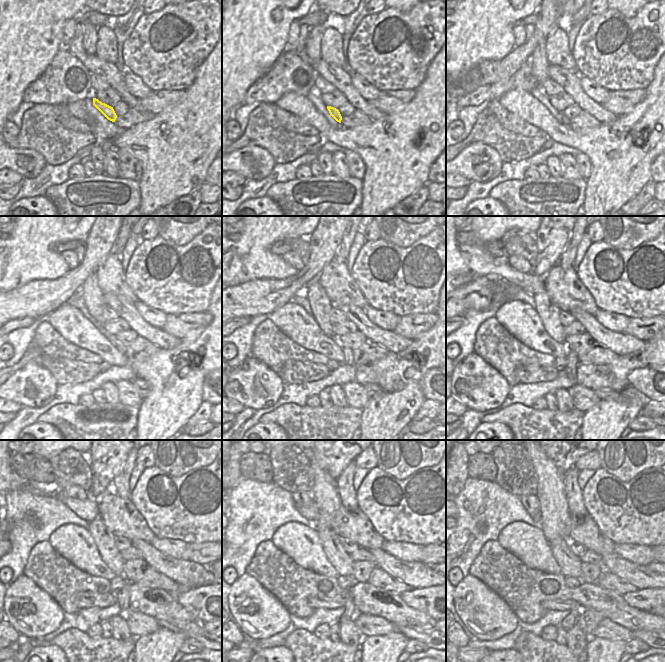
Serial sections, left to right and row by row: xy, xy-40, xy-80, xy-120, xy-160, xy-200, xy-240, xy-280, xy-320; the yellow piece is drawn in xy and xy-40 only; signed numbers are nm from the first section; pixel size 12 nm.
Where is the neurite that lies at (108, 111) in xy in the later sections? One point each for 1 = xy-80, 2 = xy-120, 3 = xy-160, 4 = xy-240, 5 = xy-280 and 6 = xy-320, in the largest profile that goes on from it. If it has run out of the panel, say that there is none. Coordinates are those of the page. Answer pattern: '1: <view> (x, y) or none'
1: xy-80 (565, 121)
2: xy-120 (122, 348)
3: xy-160 (349, 359)
4: xy-240 (122, 596)
5: xy-280 (350, 611)
6: xy-320 (570, 620)

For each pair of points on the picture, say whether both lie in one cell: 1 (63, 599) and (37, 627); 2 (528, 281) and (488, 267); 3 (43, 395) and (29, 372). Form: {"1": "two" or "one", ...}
{"1": "two", "2": "one", "3": "one"}

